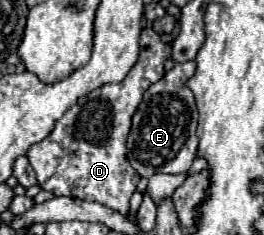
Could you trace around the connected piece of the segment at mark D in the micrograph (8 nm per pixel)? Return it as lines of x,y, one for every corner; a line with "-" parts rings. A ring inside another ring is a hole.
153,29
141,33
141,53
133,69
119,83
107,83
77,101
55,123
55,129
41,143
29,147
27,157
43,189
55,195
77,197
83,201
103,203
121,215
129,215
129,199
135,193
139,175
127,161
127,135
131,117
137,111
143,93
163,77
163,63
171,57
171,45
163,43

